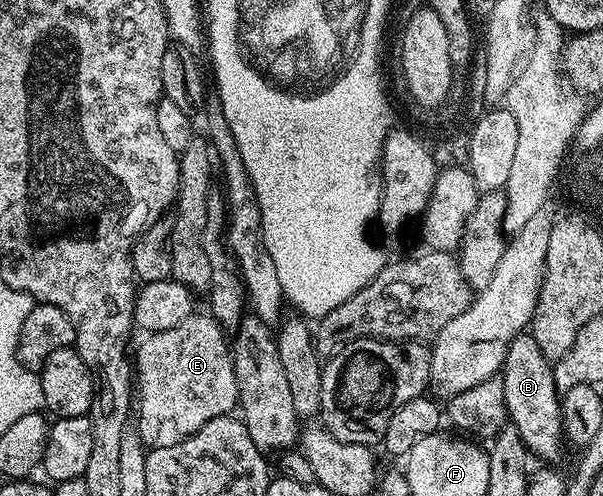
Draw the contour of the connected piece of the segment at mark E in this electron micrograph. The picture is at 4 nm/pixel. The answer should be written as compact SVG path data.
M196 312L181 320L177 328L165 328L165 332L144 337L139 351L133 354L133 366L137 371L137 433L144 446L156 450L177 444L200 430L209 420L222 414L231 414L236 409L239 385L235 375L233 346L227 334L228 331L210 313Z

